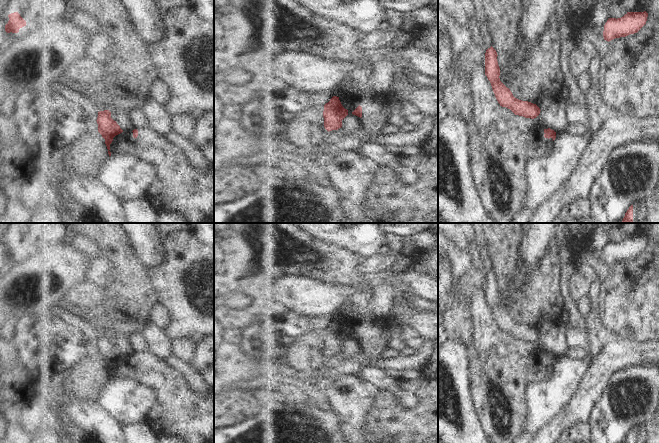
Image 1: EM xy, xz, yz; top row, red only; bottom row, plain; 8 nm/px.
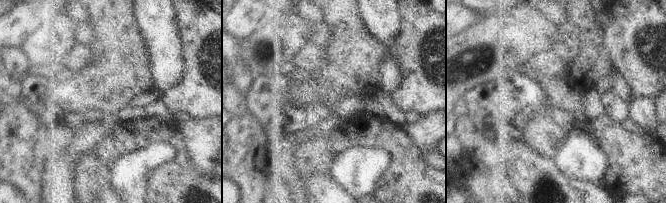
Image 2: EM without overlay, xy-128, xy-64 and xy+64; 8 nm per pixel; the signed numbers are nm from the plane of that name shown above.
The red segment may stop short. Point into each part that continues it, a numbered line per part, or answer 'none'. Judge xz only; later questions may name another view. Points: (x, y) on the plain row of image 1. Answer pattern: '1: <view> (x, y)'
none

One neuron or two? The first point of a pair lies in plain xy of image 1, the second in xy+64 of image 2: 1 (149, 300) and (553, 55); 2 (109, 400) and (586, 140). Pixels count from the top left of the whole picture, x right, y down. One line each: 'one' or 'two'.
1: two
2: one

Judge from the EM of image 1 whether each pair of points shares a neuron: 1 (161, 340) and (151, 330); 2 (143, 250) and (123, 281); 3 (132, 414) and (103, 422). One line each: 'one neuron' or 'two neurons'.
1: one neuron
2: two neurons
3: two neurons

